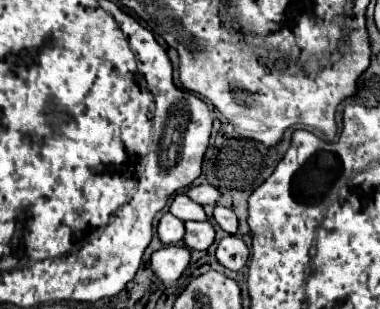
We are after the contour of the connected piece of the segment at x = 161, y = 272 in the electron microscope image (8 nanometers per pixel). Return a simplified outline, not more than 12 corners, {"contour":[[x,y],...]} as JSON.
{"contour":[[164,246],[150,268],[164,284],[176,282],[190,262],[184,246]]}

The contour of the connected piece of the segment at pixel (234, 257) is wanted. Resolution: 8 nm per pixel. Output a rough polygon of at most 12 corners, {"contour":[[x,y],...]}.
{"contour":[[238,236],[218,242],[216,258],[228,270],[248,262],[248,246]]}

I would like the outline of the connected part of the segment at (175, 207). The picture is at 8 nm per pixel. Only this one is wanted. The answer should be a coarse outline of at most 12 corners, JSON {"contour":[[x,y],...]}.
{"contour":[[176,194],[170,212],[180,220],[206,220],[200,204]]}

